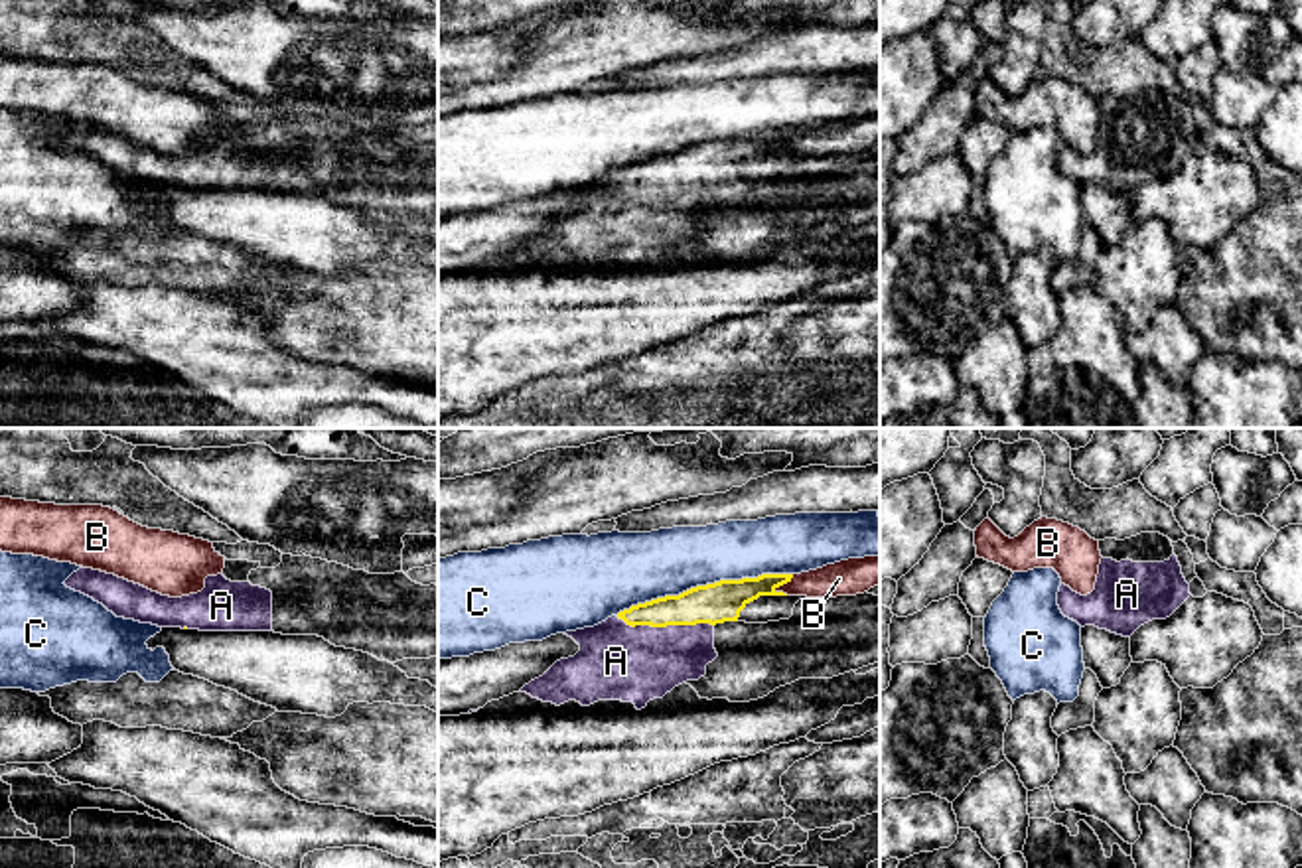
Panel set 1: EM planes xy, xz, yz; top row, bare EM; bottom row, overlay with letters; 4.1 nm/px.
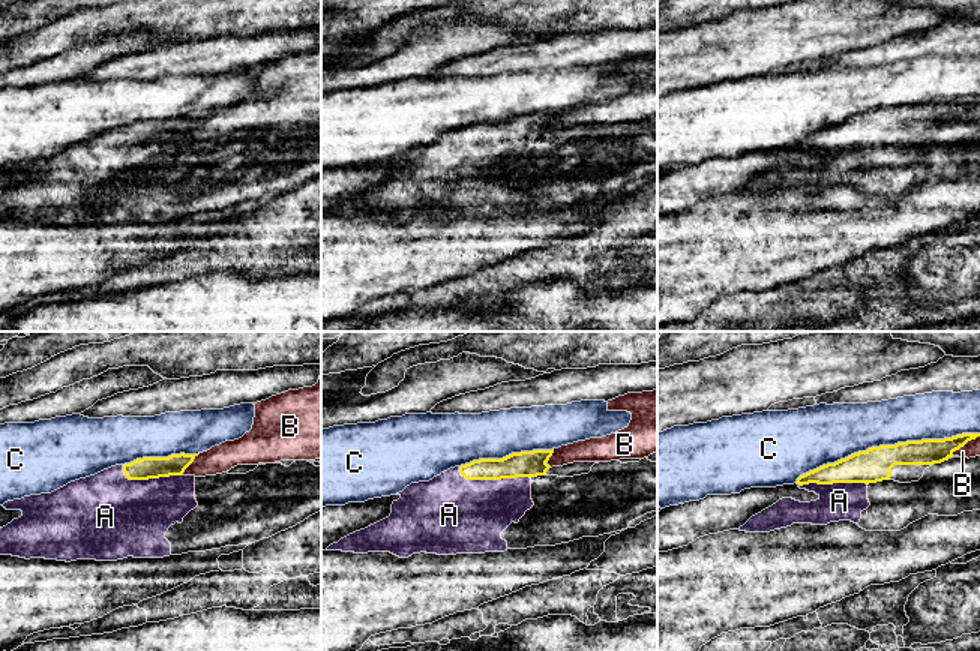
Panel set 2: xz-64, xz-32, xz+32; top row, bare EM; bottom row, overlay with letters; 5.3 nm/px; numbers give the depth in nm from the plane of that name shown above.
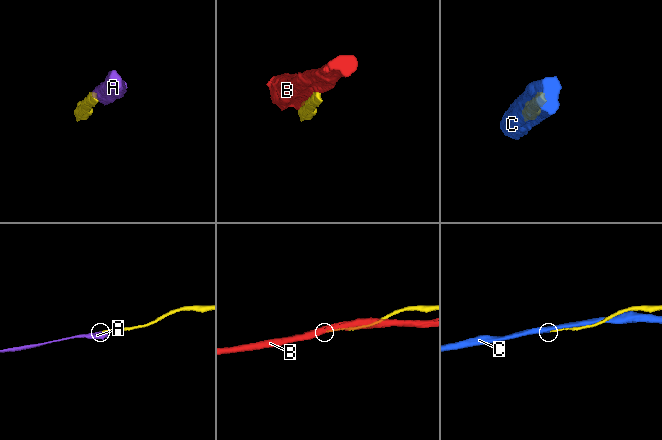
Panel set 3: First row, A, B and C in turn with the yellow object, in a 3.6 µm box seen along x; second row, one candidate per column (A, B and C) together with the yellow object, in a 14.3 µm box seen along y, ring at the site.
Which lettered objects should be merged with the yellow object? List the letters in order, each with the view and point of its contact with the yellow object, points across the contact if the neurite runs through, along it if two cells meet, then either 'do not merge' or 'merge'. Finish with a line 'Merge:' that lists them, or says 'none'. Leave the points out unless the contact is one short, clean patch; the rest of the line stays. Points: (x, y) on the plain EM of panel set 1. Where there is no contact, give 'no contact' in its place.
A: meets yellow in xz at (665, 184); runs through xz (719, 160), (681, 184), (665, 184), (616, 219); merge
B: meets yellow in xz at (784, 141); do not merge
C: meets yellow in xz at (703, 144); do not merge
Merge: A

